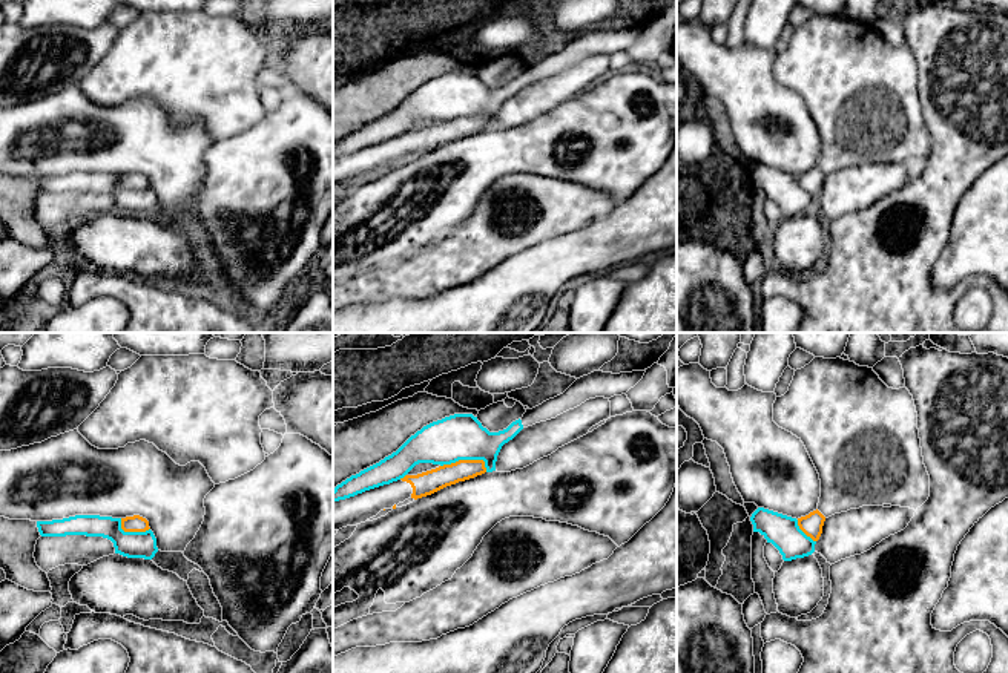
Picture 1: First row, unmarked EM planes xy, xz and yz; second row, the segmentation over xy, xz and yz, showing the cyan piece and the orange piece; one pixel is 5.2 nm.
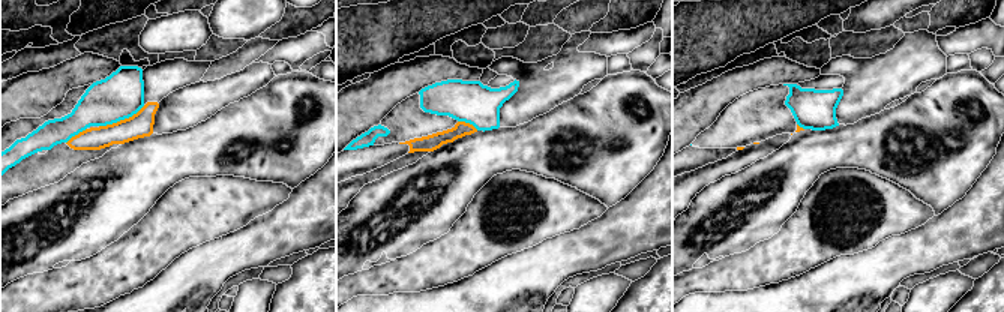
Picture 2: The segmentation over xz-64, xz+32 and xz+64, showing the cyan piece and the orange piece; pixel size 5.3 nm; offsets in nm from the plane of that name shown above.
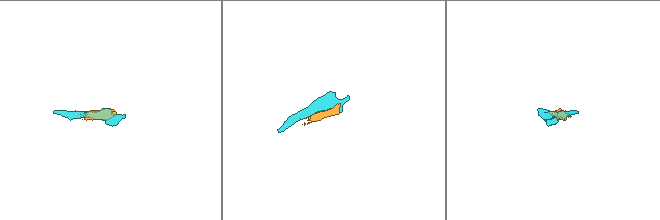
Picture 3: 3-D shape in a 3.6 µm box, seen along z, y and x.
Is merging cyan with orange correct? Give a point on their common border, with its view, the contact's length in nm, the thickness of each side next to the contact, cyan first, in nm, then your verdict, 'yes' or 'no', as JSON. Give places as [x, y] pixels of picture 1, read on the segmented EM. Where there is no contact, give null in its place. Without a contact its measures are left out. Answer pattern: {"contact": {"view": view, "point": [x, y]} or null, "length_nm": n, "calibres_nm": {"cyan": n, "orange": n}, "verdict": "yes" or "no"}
{"contact": {"view": "xz", "point": [467, 459]}, "length_nm": 260, "calibres_nm": {"cyan": 240, "orange": 120}, "verdict": "no"}

